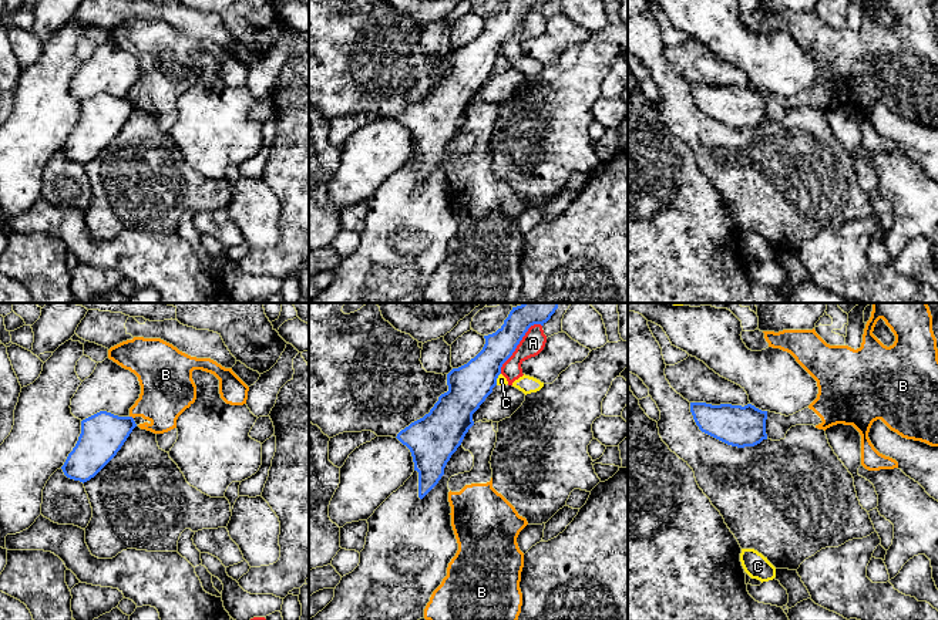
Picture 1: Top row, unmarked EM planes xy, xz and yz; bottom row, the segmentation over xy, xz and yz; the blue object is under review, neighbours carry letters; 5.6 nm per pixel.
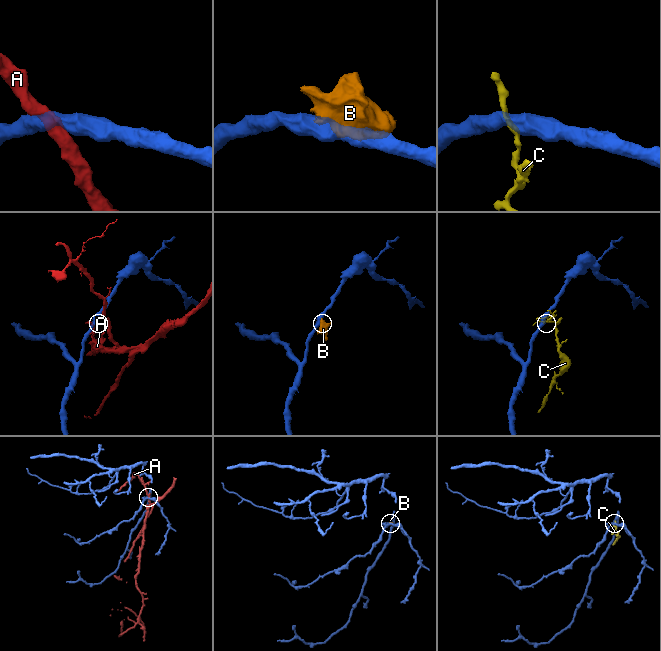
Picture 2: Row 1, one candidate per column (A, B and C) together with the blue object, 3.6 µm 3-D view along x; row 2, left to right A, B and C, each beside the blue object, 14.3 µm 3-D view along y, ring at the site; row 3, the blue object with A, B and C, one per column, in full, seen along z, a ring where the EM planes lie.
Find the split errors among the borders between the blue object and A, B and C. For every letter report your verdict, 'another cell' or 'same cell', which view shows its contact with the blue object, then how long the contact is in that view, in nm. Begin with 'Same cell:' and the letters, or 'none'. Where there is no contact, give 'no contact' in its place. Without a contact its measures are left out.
Same cell: none
A: another cell | xz | 360 nm
B: another cell | xy | 30 nm
C: another cell | xz | 80 nm

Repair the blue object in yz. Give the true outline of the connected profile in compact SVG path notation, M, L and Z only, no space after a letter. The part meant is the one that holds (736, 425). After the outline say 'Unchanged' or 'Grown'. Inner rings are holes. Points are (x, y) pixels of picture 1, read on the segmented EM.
M690 402L690 412L702 432L727 445L744 448L767 439L767 411L762 411L752 404L742 407Z. Unchanged

